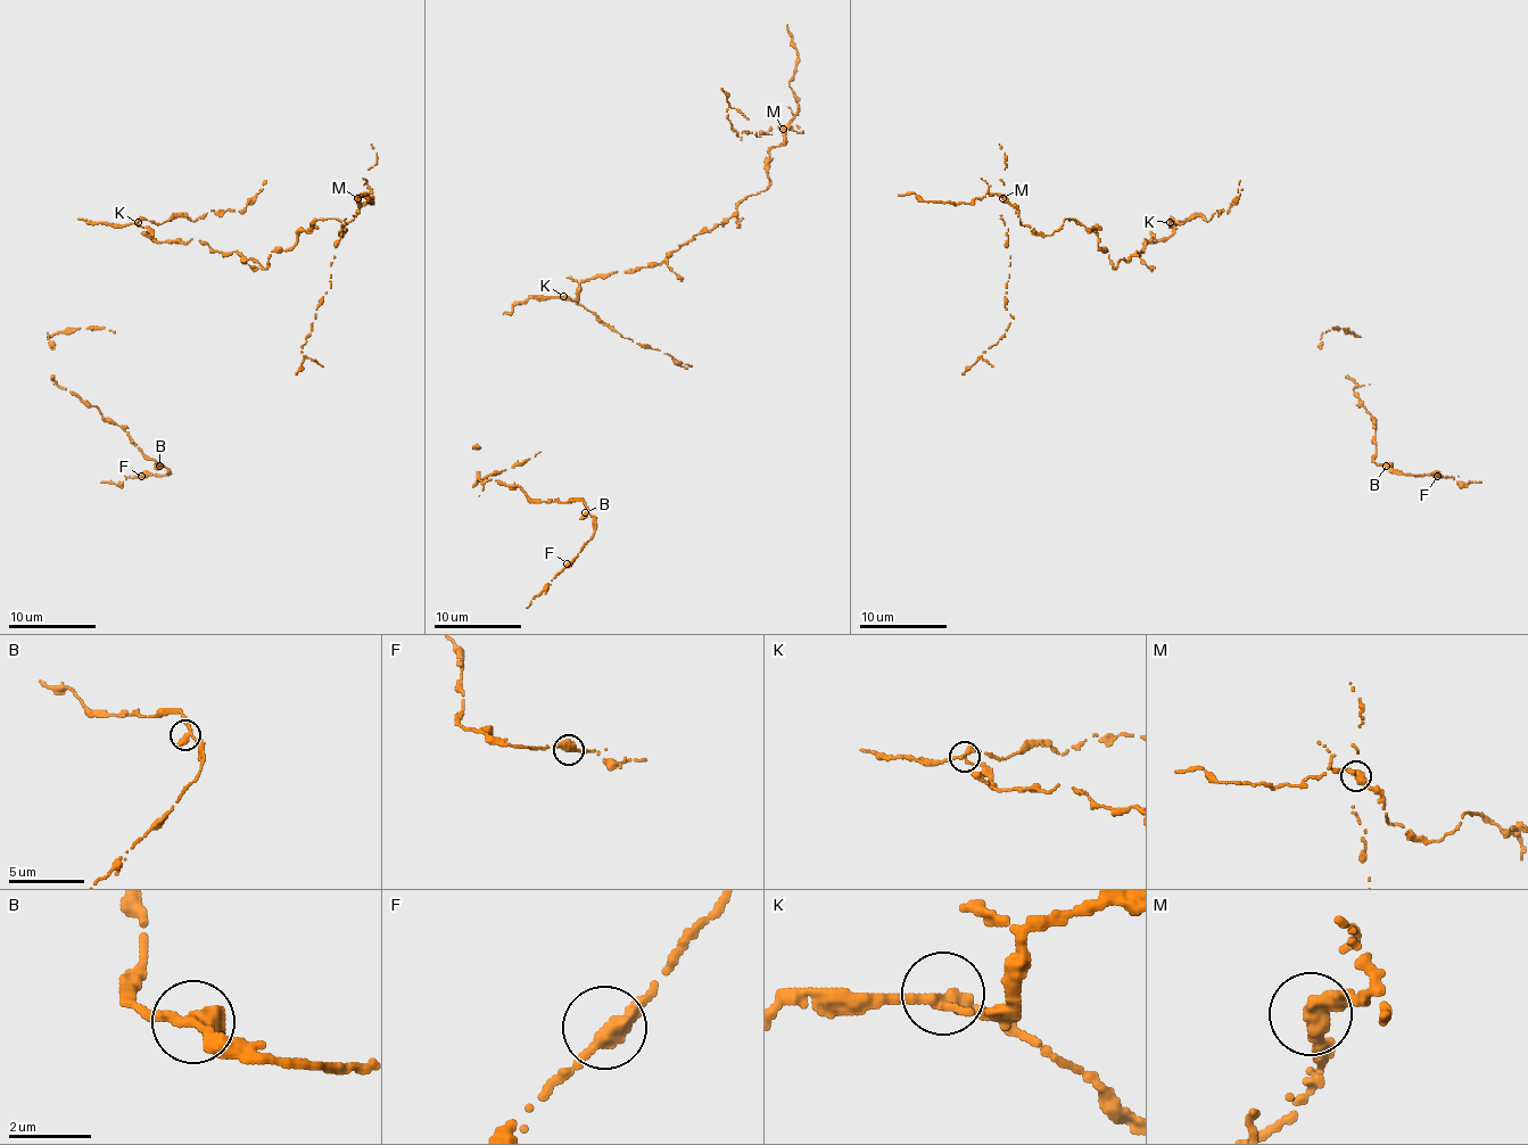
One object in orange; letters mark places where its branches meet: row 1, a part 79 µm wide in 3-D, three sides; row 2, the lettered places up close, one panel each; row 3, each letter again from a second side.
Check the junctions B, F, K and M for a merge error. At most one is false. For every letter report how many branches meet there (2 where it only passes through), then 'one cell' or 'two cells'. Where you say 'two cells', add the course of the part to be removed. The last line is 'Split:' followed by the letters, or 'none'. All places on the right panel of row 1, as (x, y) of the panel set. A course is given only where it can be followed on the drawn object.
B: 2 branches meet; one cell
F: 2 branches meet; one cell
K: 2 branches meet; one cell
M: 2 branches meet; two cells
Split: M

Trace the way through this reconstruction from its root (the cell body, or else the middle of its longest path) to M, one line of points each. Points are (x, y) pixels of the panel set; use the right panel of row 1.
M: (1172, 222), (1167, 238), (1146, 240), (1115, 269), (1092, 231), (1066, 217), (1038, 236), (1002, 198)

